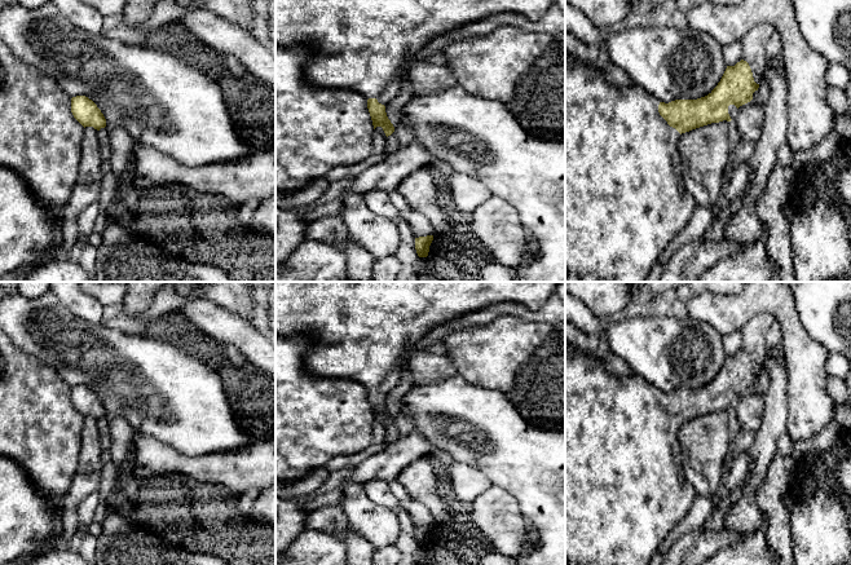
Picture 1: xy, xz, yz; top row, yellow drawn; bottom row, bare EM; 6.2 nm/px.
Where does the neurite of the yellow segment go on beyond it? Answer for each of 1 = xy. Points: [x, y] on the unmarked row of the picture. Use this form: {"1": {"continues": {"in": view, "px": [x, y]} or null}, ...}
{"1": {"continues": null}}

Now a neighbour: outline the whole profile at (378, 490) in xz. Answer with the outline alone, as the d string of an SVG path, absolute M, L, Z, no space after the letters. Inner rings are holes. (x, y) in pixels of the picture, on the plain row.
M371 480L363 485L366 495L378 506L396 509L400 503L392 494L387 481Z

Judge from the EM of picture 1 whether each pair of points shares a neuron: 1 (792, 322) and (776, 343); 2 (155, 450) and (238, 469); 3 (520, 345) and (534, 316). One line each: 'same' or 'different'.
1: different
2: same
3: different

